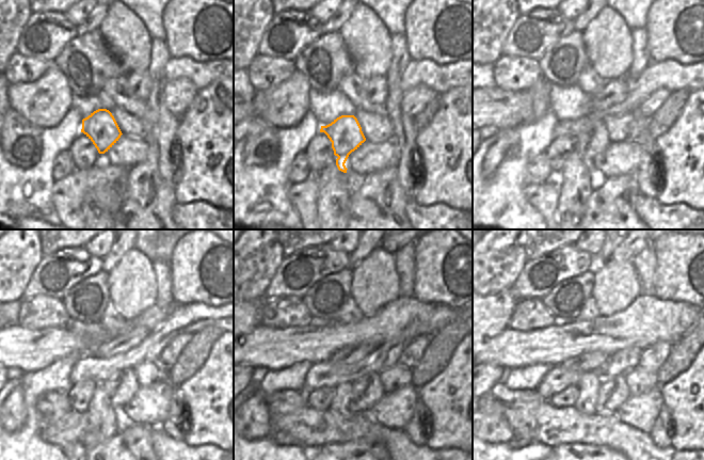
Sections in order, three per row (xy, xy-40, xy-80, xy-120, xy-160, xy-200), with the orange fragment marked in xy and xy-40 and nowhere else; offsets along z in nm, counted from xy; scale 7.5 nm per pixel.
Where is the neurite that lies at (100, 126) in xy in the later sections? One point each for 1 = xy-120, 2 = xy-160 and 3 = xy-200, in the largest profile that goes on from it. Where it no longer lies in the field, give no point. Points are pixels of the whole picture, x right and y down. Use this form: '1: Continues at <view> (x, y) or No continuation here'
1: Continues at xy-120 (121, 391)
2: Continues at xy-160 (367, 390)
3: Continues at xy-200 (612, 392).

